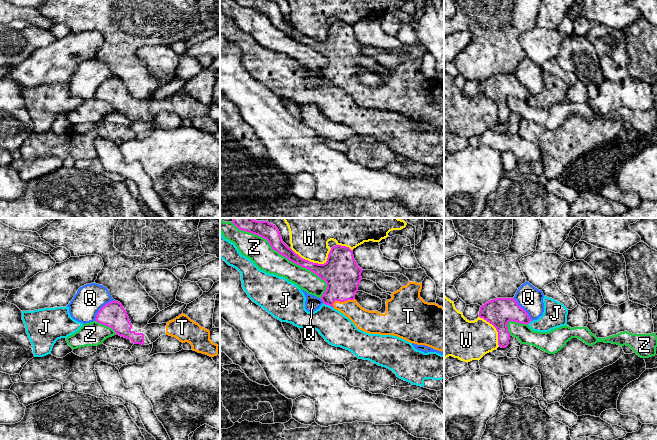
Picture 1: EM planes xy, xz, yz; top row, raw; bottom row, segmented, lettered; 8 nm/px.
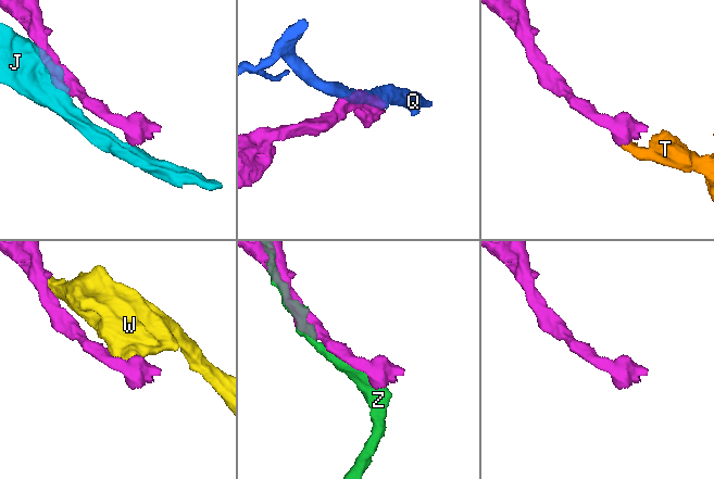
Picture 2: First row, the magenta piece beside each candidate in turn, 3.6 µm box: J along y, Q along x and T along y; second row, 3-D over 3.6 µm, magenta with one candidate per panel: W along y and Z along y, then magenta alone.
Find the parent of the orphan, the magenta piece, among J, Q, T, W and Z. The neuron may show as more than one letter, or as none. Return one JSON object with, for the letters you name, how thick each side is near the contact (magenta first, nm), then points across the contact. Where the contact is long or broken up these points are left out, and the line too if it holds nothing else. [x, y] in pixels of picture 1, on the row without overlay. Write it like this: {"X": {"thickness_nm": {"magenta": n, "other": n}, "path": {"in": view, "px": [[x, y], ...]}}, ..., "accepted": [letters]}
{"T": {"thickness_nm": {"magenta": 300, "other": 170}, "path": {"in": "xz", "px": [[341, 49], [342, 77], [365, 96]]}}, "accepted": ["T"]}

